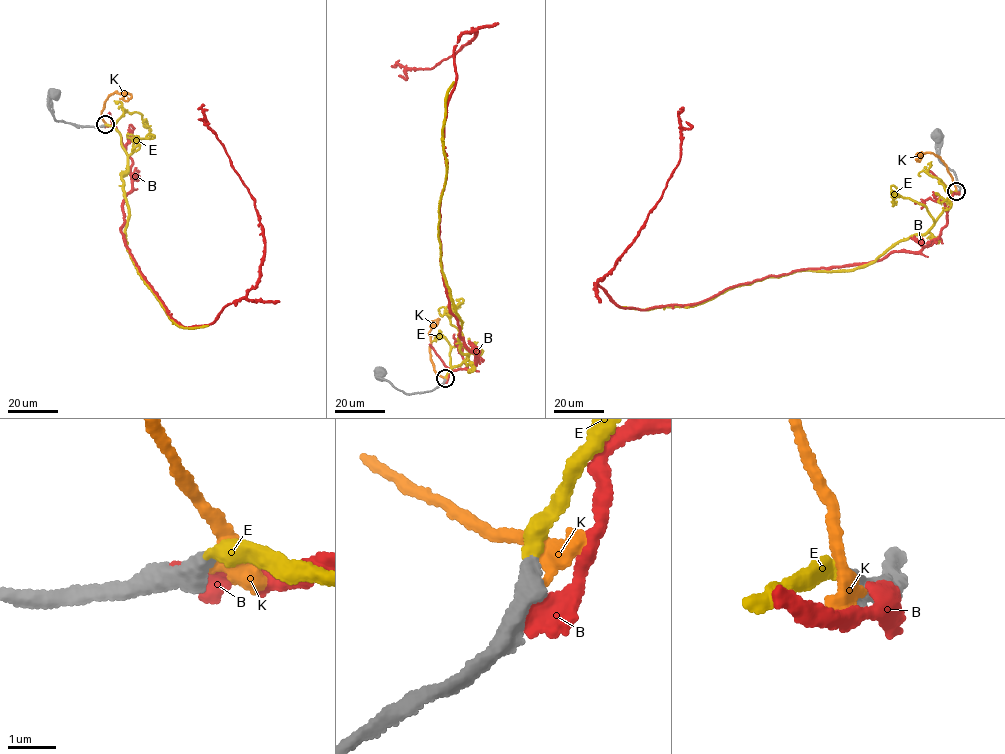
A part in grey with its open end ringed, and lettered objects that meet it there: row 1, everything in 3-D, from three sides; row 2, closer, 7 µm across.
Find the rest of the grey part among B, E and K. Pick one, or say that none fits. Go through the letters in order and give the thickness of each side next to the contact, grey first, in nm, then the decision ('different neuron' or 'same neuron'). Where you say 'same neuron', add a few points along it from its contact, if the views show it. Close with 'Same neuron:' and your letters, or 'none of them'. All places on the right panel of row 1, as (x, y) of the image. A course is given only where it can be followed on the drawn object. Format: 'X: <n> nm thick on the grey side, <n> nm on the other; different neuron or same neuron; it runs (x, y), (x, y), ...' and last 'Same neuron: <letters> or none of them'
B: 600 nm thick on the grey side, 360 nm on the other; different neuron
E: 380 nm thick on the grey side, 380 nm on the other; same neuron; it runs (956, 191), (928, 231), (850, 270), (763, 278), (681, 307), (619, 307)
K: 400 nm thick on the grey side, 480 nm on the other; different neuron
Same neuron: E

